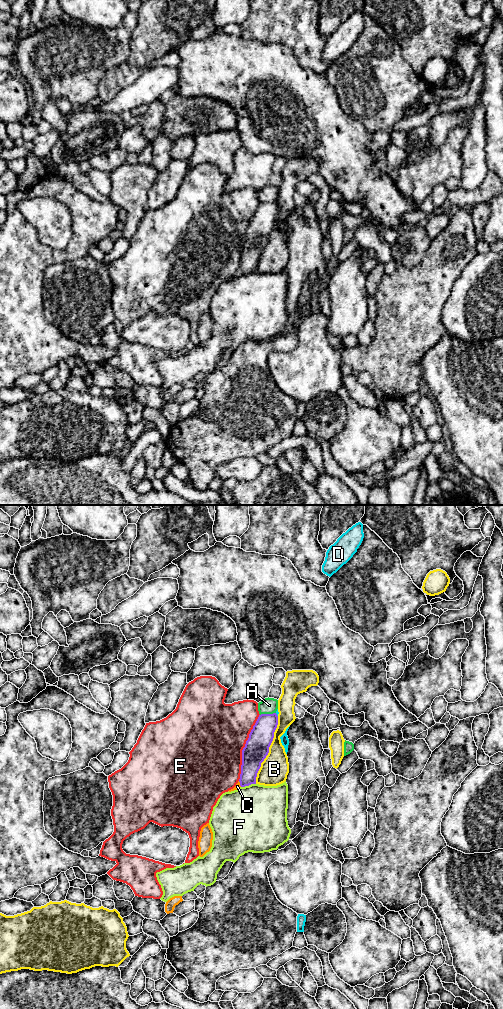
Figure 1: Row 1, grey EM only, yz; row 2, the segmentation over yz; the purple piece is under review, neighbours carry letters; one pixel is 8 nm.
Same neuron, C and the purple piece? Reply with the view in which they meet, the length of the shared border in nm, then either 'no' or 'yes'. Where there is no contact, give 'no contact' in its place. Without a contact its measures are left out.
contact in yz; length 50 nm; yes

